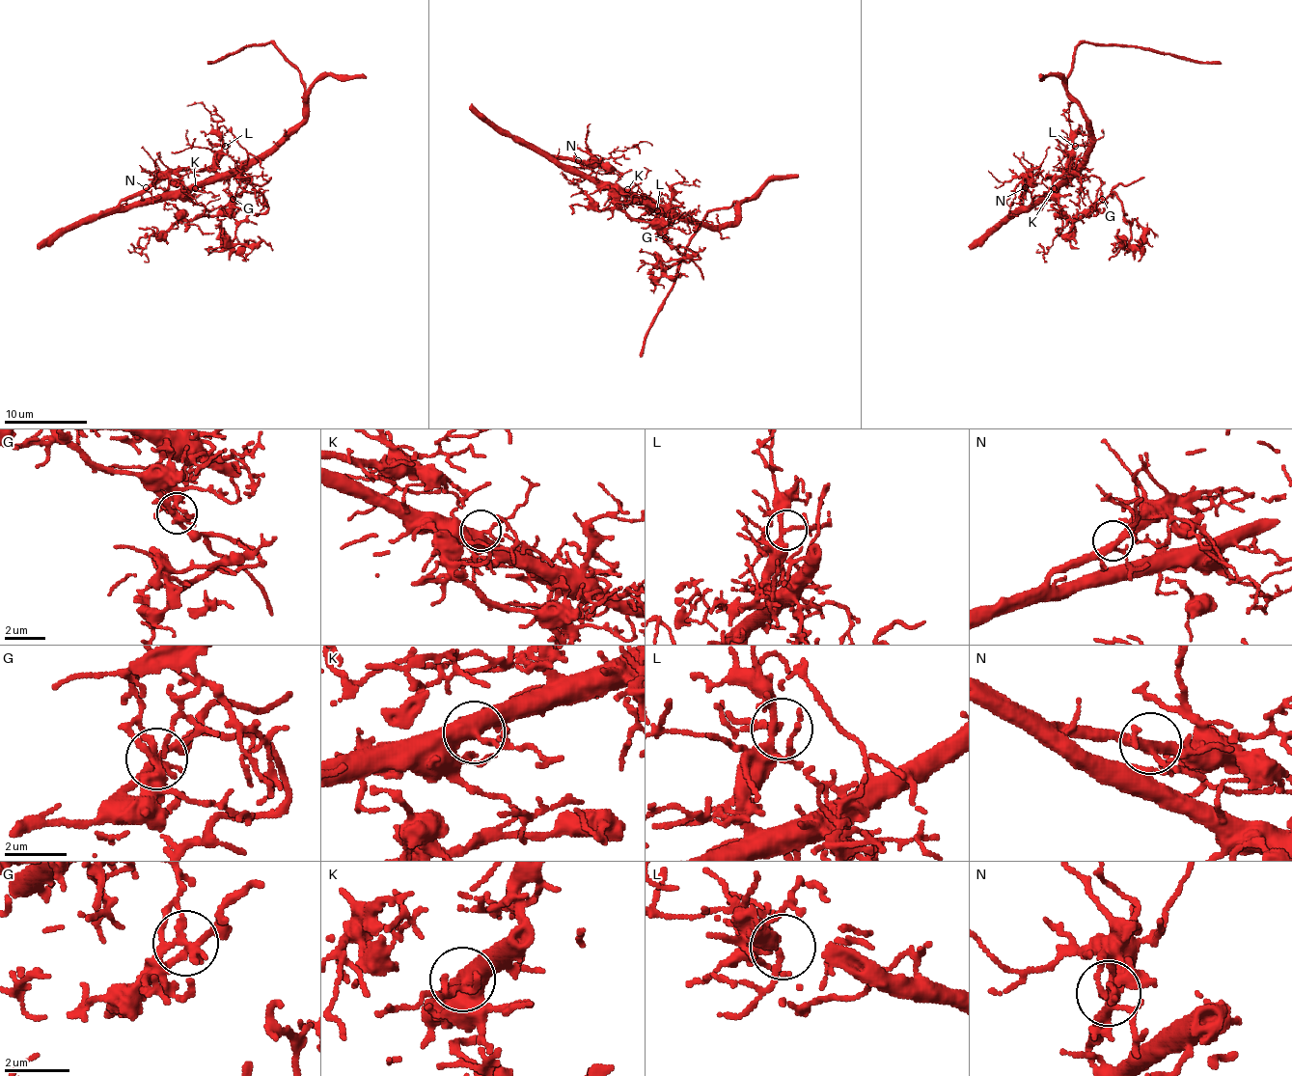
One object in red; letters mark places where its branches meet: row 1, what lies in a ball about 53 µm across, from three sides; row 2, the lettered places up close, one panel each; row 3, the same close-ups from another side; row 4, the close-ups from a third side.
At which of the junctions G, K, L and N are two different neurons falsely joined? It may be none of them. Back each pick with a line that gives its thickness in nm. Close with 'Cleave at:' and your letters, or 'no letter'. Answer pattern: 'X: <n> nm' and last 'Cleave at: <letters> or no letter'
G: 260 nm
Cleave at: G

